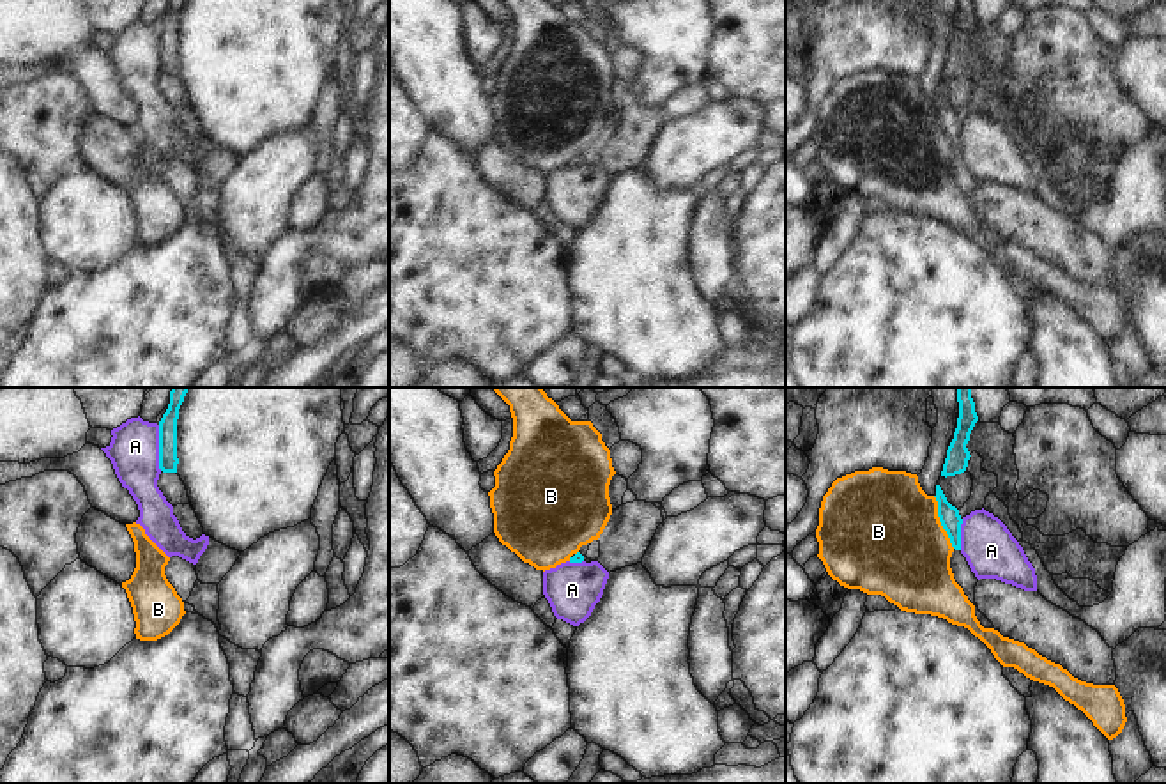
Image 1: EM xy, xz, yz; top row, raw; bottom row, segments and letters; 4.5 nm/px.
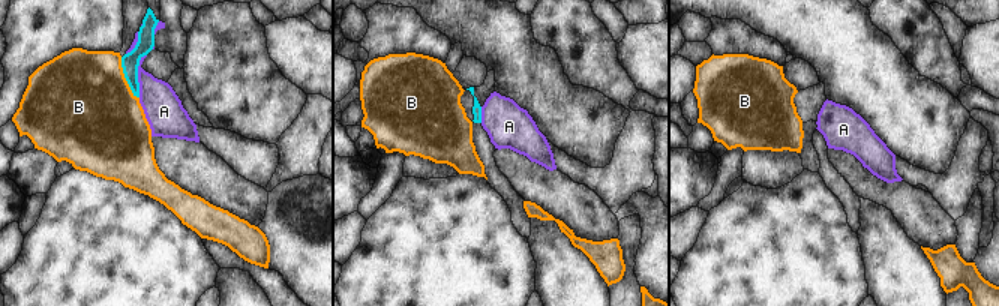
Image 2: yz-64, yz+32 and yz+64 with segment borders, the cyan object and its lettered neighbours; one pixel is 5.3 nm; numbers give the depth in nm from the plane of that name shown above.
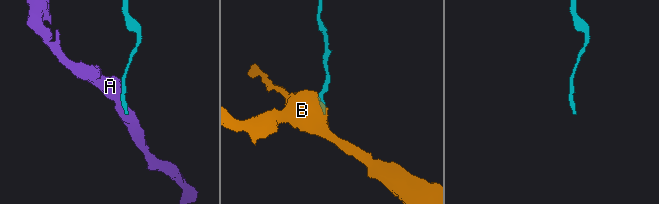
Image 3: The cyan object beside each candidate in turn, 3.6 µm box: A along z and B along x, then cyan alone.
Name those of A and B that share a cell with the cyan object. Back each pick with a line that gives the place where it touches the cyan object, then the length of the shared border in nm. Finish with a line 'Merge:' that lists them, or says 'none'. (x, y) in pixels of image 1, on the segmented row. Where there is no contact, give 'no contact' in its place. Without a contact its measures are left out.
Merge: none

